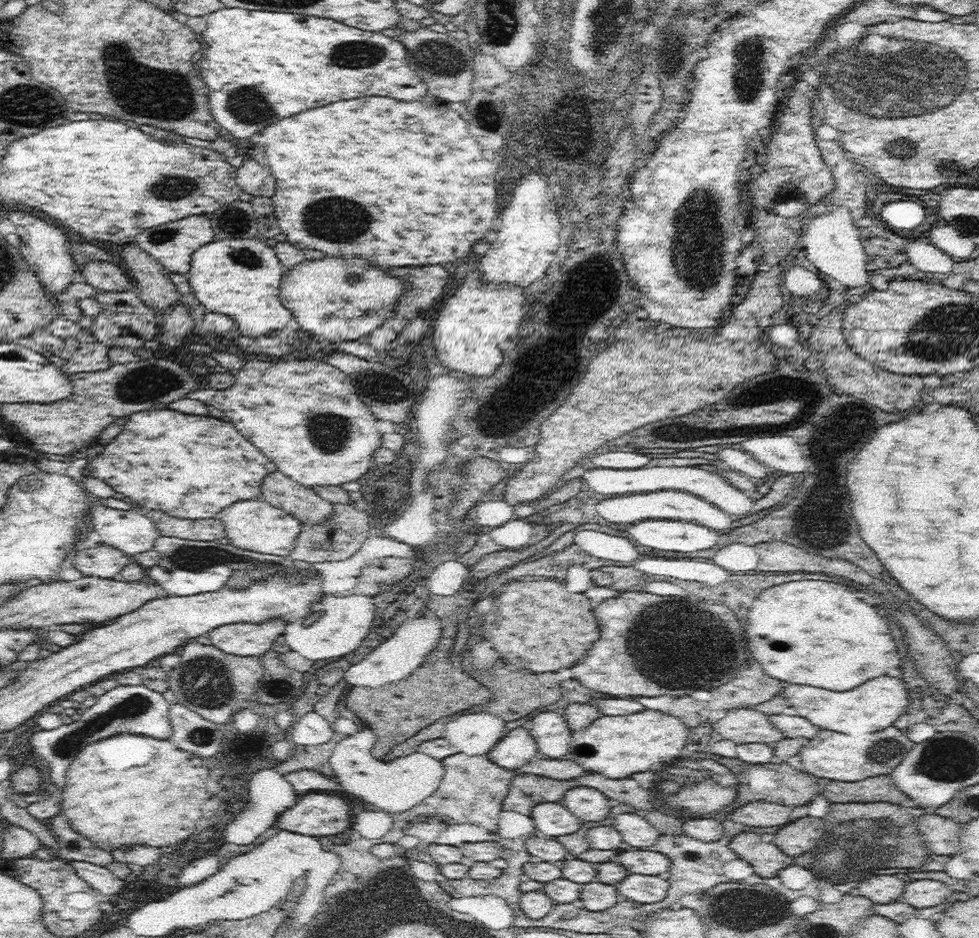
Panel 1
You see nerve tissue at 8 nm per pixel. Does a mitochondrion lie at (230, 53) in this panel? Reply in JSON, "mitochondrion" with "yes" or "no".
{"mitochondrion":"no"}

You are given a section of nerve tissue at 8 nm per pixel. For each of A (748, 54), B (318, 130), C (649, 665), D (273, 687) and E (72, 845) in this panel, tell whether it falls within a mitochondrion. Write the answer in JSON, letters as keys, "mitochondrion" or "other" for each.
{"A":"mitochondrion","B":"other","C":"mitochondrion","D":"mitochondrion","E":"other"}

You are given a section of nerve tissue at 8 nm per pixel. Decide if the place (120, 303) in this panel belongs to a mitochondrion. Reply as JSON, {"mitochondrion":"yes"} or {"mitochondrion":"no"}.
{"mitochondrion":"no"}

